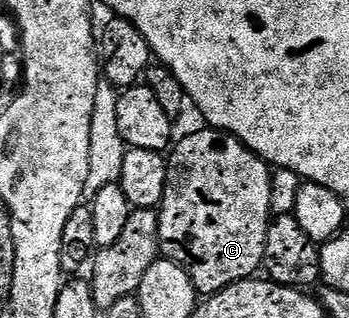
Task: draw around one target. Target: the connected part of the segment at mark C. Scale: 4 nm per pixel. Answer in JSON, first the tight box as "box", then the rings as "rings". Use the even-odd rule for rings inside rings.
{"box":[157,130,273,297],"rings":[[[204,130],[193,131],[186,139],[178,138],[168,152],[167,185],[157,217],[157,241],[160,254],[178,263],[191,277],[195,290],[208,297],[262,270],[273,210],[273,177],[269,164],[234,135]]]}

